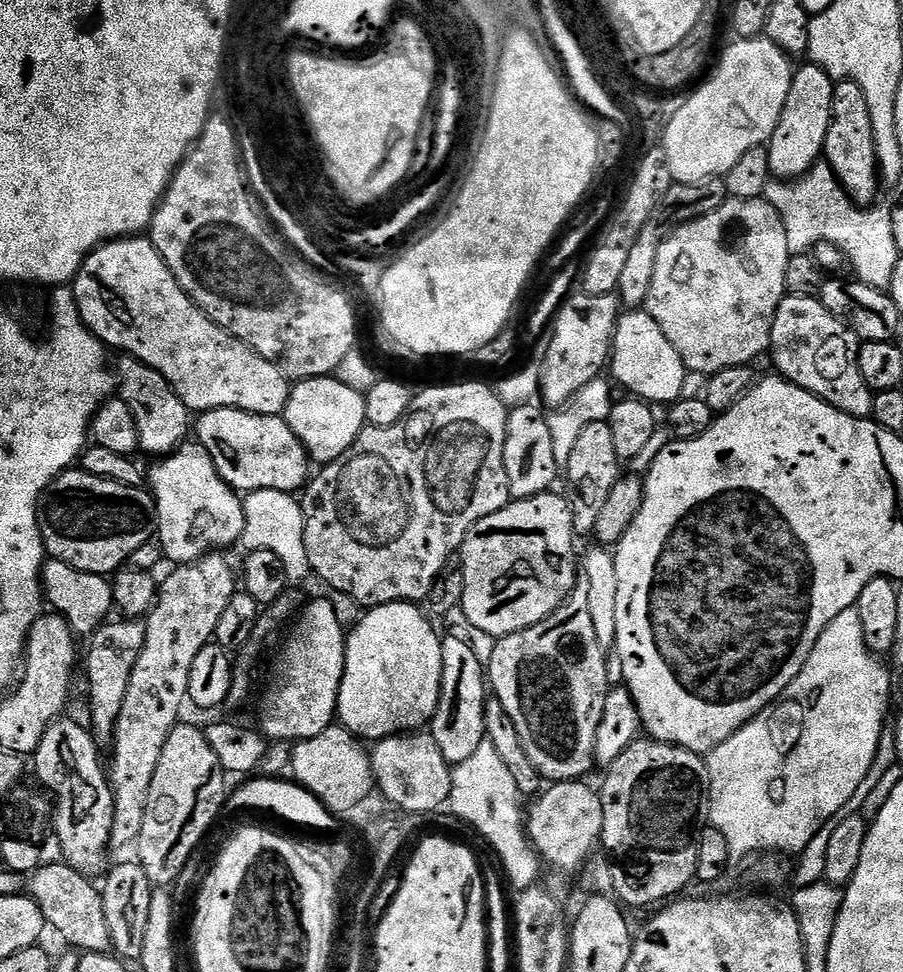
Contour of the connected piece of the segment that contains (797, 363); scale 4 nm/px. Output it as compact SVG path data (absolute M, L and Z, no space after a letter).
M785 295L778 306L772 327L770 357L776 363L775 371L791 384L825 400L840 412L861 418L871 417L873 391L862 378L858 366L860 337L853 334L816 296Z

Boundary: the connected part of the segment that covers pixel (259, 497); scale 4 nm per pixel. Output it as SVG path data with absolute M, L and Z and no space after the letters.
M258 490L251 493L250 499L244 506L242 544L245 544L248 552L270 550L270 554L278 554L278 558L282 558L282 566L286 566L289 585L296 586L307 576L313 575L310 558L306 558L304 506L291 492Z

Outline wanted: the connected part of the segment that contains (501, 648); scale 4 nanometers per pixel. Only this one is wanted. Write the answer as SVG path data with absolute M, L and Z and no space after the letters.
M580 578L576 581L576 587L572 589L568 599L564 601L562 606L558 606L558 610L554 610L554 614L550 614L542 622L538 622L534 626L530 626L526 630L518 630L509 636L501 636L494 646L494 654L491 655L490 662L486 665L486 680L490 685L491 691L494 693L495 699L502 702L502 706L506 706L506 714L510 714L510 718L514 718L514 726L518 726L518 738L522 738L522 748L526 750L526 754L530 757L530 762L534 762L534 766L540 771L541 777L548 782L559 782L562 780L578 780L583 781L584 776L591 768L597 767L596 762L596 739L598 738L598 730L602 722L602 714L604 713L604 703L610 691L610 683L608 684L608 656L609 653L602 646L602 642L598 642L598 633L594 630L594 622L590 618L590 582Z

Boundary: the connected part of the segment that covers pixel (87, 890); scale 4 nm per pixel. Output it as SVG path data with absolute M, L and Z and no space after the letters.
M63 862L41 863L30 876L30 895L42 910L44 923L68 943L72 950L85 952L112 952L110 926L106 926L106 910L102 910L103 891L96 888L89 877L83 876Z

